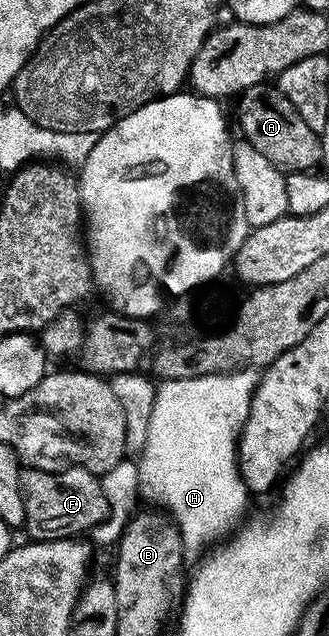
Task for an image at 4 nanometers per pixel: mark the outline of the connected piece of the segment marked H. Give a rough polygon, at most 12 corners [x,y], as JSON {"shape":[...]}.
{"shape":[[257,371],[156,387],[140,492],[185,551],[245,517]]}

